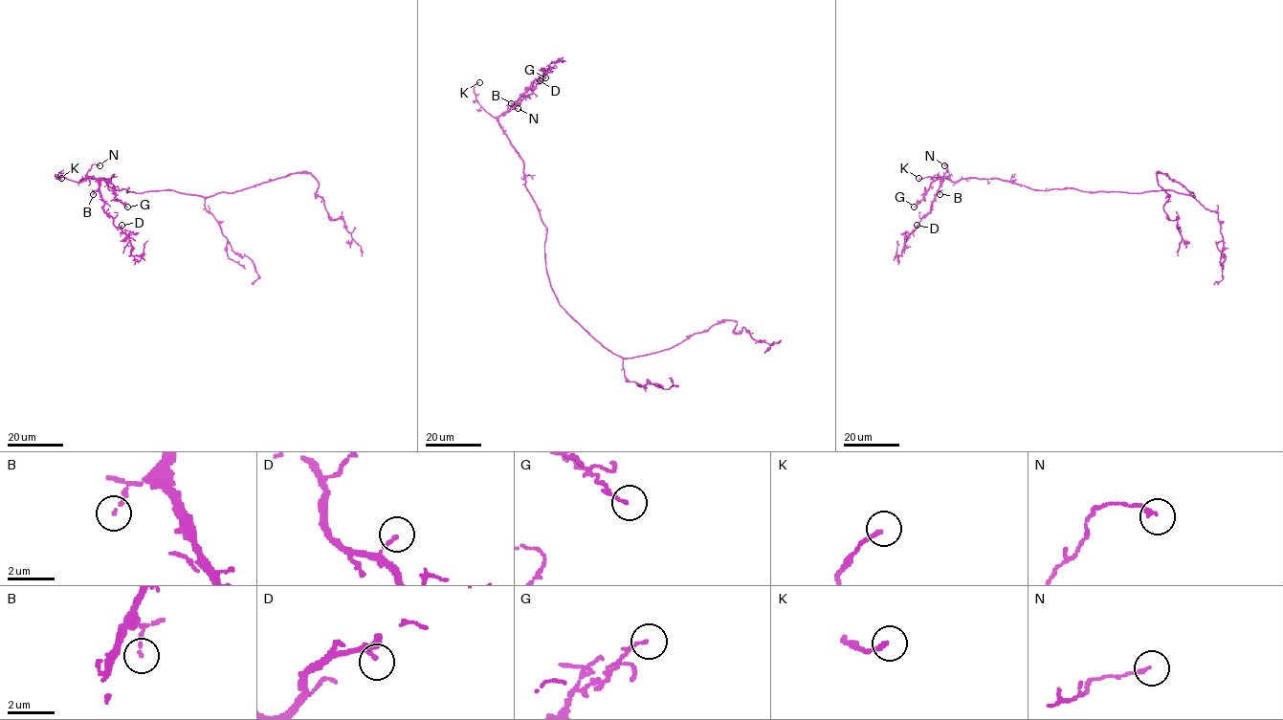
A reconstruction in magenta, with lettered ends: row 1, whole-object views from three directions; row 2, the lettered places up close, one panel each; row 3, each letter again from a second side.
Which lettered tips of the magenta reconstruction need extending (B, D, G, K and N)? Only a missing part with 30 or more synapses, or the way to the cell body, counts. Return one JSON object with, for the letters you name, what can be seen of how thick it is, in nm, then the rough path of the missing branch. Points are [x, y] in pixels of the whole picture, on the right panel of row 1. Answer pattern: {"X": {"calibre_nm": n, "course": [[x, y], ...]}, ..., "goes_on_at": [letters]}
{"K": {"calibre_nm": 180, "course": [[918, 178], [915, 187], [904, 190], [888, 178], [872, 159], [874, 136], [879, 131], [876, 122]]}, "goes_on_at": ["K"]}

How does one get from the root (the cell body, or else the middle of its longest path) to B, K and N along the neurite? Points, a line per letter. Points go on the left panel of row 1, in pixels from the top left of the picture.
B: (134, 192), (114, 190), (104, 178), (83, 178), (79, 182), (93, 177), (98, 183), (93, 194)
K: (134, 192), (126, 192), (129, 187), (114, 190), (104, 178), (85, 177), (75, 182), (61, 178)
N: (134, 192), (126, 192), (129, 187), (114, 190), (104, 178), (85, 177), (79, 182), (93, 164), (99, 165)

